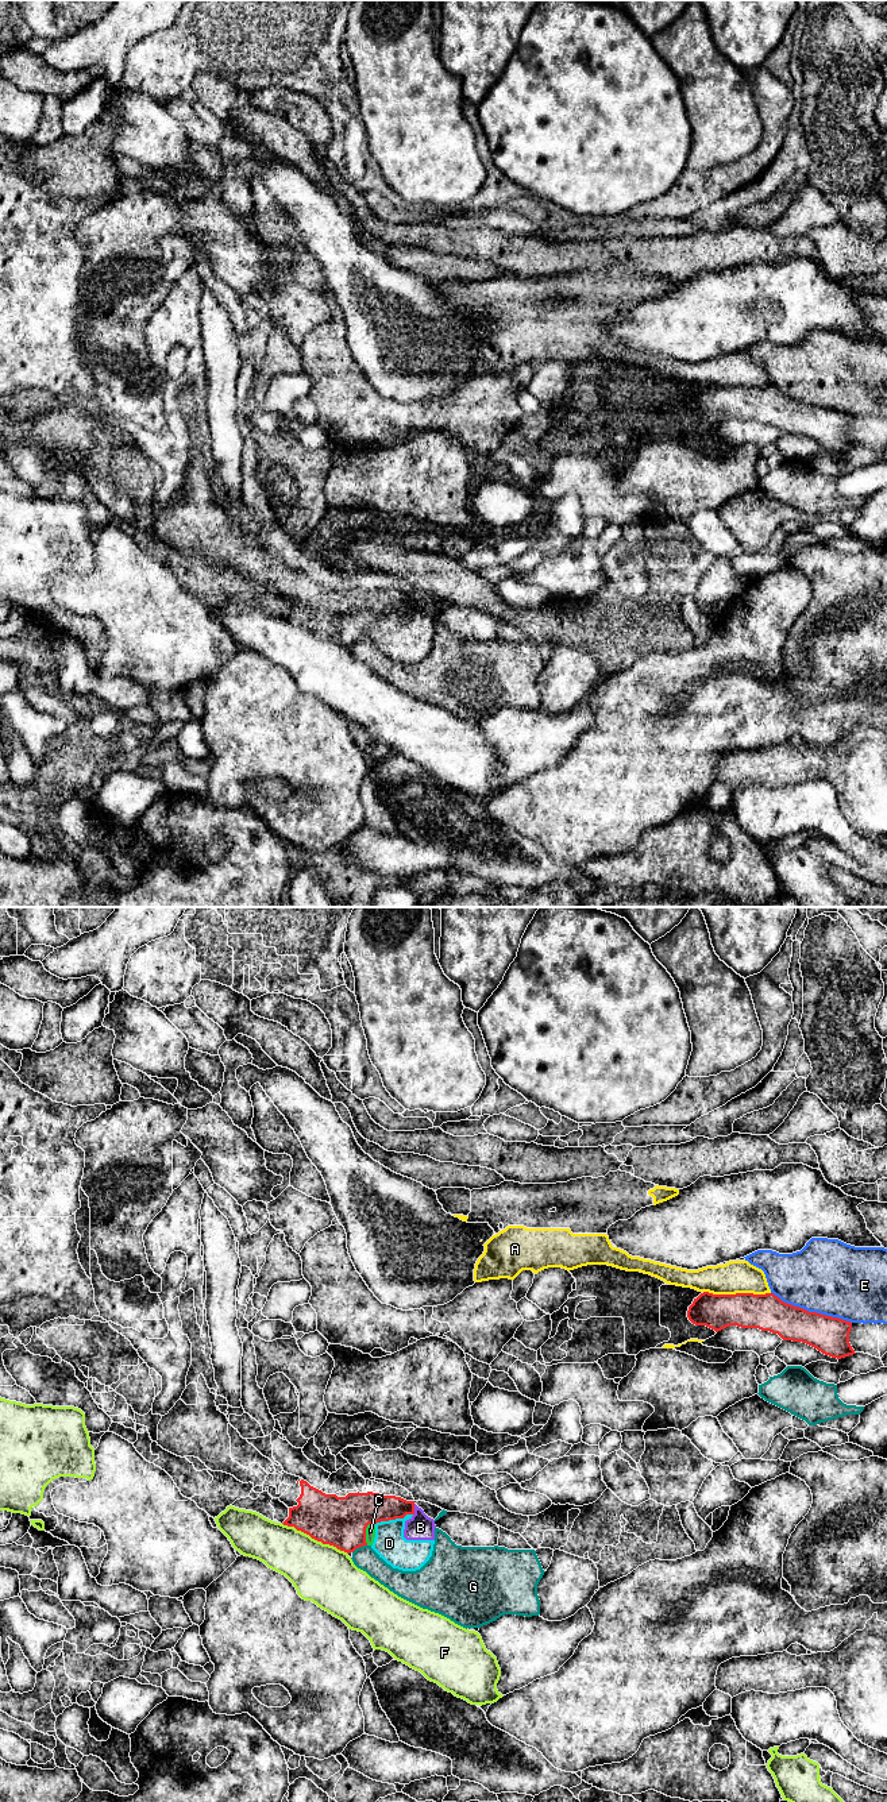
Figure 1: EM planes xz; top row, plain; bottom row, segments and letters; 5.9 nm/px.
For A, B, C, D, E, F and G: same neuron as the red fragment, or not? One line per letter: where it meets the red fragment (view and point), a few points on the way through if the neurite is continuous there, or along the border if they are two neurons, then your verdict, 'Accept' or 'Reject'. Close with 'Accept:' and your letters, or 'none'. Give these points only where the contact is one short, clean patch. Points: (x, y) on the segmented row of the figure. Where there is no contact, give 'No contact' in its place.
A: Touches red at xz (737, 1293). Reject
B: Touches red at xz (413, 1509). Boundary: xz (415, 1504), (413, 1515). Reject
C: Touches red at xz (365, 1532). Boundary: xz (374, 1523), (366, 1527), (366, 1544). Reject
D: Touches red at xz (393, 1519). Reject
E: Touches red at xz (812, 1312). Reject
F: Touches red at xz (315, 1539). Reject
G: Touches red at xz (359, 1546). Reject
Accept: none

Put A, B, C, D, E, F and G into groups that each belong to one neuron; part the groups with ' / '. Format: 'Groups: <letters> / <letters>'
Groups: A / B C D / E / F / G

